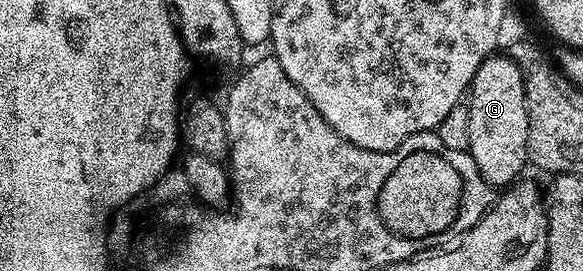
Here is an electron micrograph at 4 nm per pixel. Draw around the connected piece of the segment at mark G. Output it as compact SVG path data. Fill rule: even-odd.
M495 54L490 57L489 60L485 60L484 63L476 70L474 80L470 83L468 89L468 107L470 113L468 114L468 134L470 135L470 157L476 162L476 166L480 170L480 174L485 180L490 183L491 188L495 190L505 189L507 186L515 183L523 175L522 167L527 167L528 164L528 149L530 143L528 142L528 110L526 109L526 77L523 76L522 71L518 68L518 63L511 60L509 55Z

